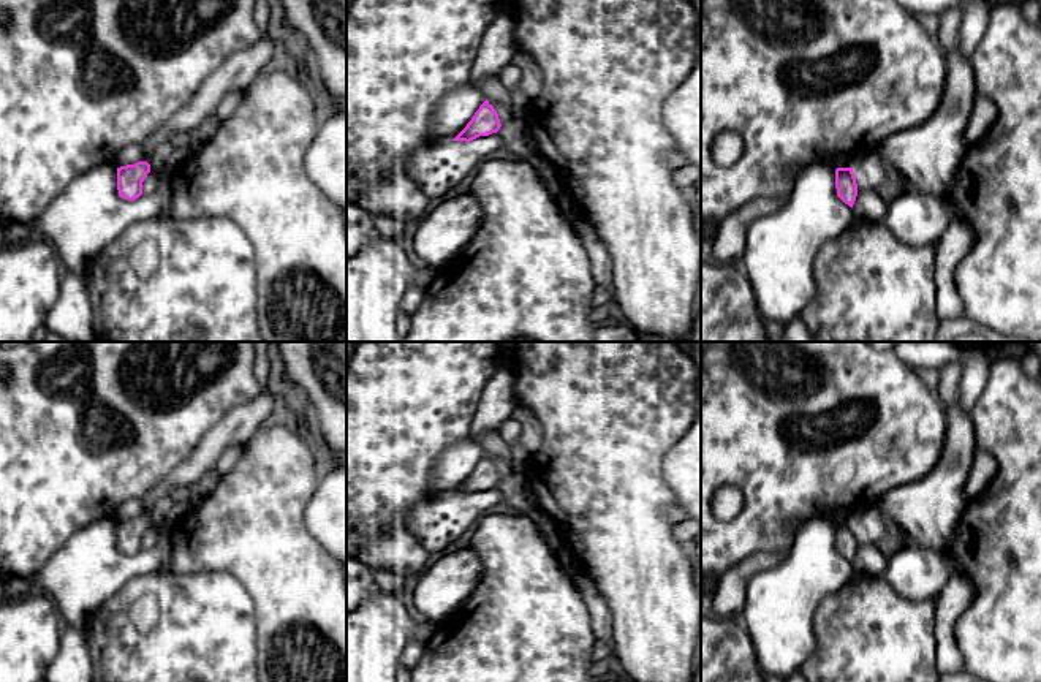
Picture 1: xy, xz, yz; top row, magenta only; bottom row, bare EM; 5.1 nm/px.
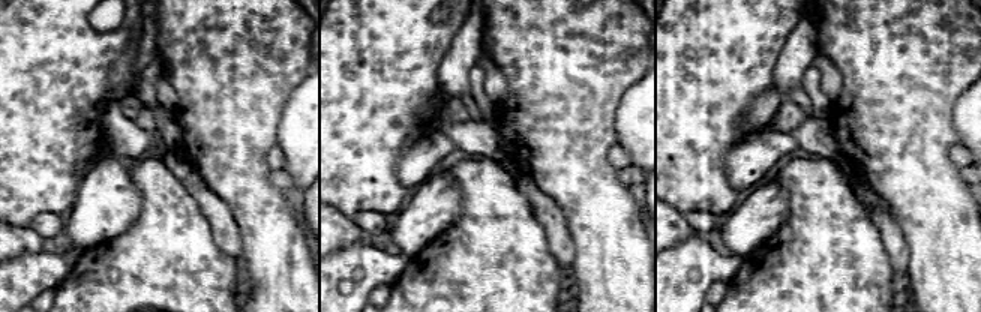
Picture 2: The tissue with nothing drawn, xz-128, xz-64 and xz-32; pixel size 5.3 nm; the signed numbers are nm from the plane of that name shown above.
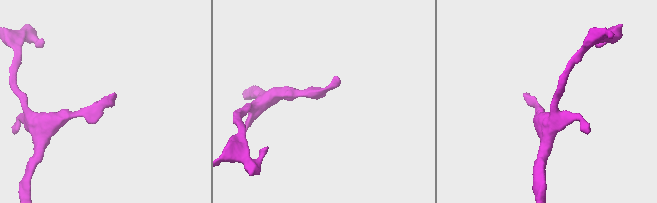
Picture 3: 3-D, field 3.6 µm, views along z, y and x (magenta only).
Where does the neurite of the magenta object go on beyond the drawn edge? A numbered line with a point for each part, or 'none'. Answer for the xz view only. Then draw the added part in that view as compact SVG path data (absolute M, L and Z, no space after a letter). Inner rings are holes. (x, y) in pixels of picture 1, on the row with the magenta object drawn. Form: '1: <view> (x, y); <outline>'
none

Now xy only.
none

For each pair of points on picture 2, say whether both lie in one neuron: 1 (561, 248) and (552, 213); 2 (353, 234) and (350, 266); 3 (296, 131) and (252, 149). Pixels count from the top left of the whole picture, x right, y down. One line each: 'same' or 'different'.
1: same
2: different
3: different

